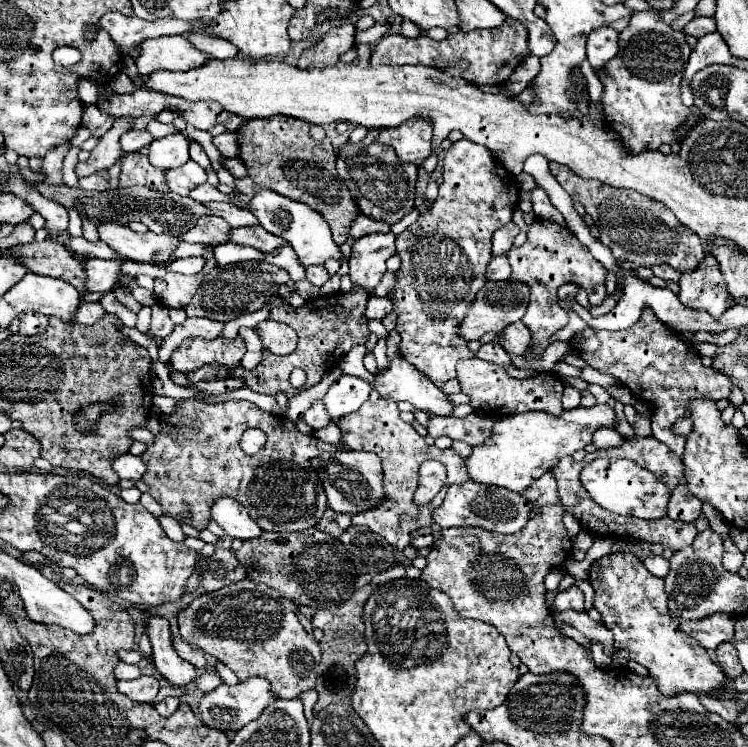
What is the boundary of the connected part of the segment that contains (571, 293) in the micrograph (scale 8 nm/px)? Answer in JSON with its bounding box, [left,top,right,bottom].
[557,283,579,301]

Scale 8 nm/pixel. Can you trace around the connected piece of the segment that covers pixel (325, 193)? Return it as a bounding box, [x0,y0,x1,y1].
[237,115,361,243]

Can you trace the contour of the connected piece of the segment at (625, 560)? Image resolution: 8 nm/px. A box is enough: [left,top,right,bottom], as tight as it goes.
[589,555,727,697]

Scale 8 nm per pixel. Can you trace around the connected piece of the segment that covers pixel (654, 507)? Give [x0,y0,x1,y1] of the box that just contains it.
[581,459,671,519]

